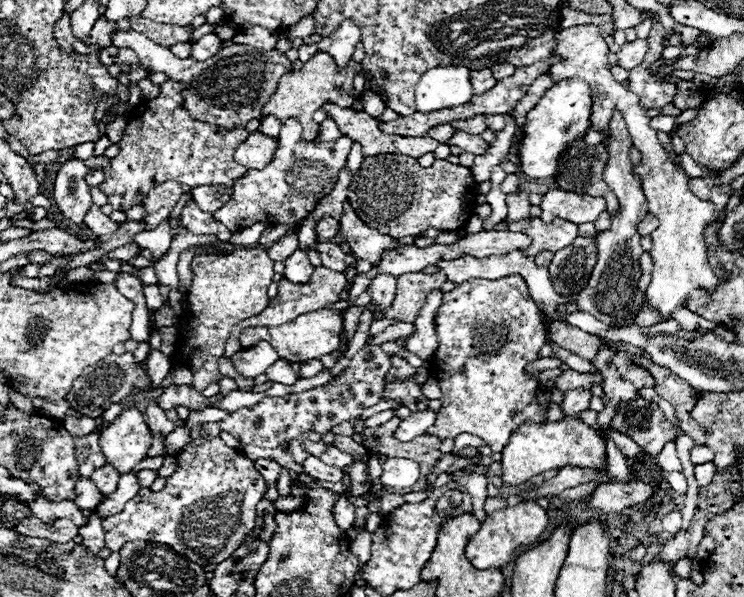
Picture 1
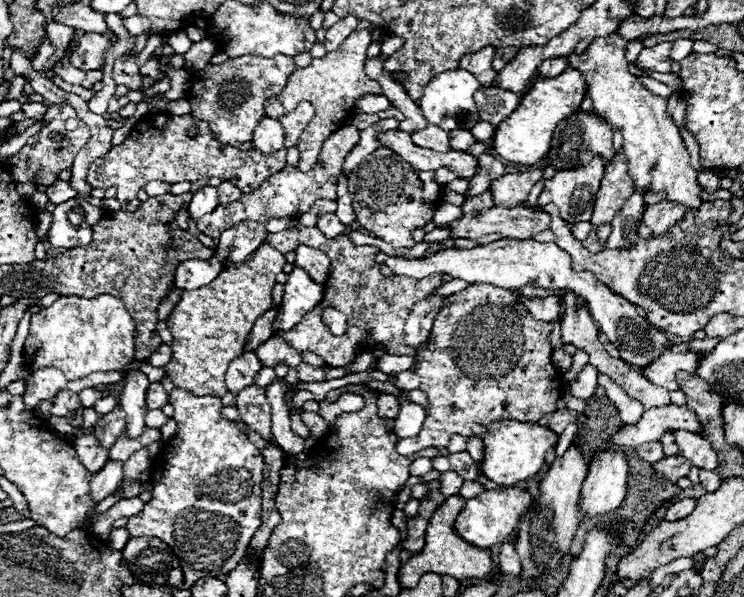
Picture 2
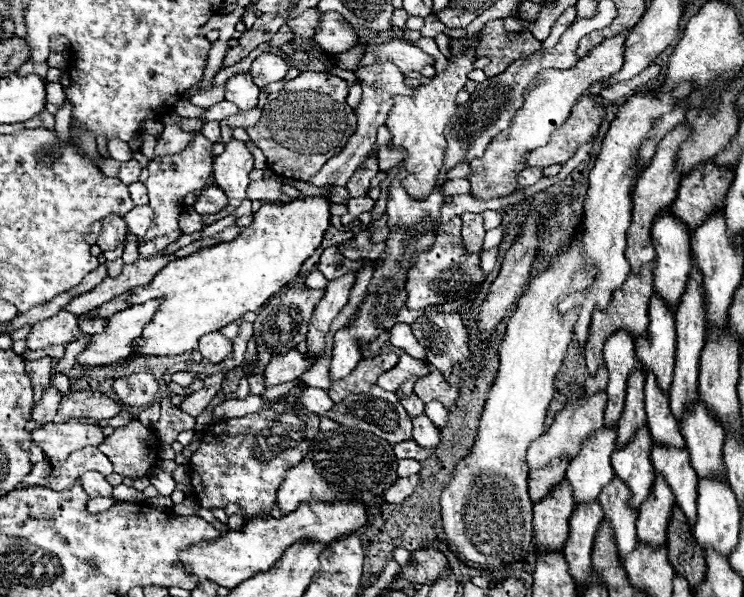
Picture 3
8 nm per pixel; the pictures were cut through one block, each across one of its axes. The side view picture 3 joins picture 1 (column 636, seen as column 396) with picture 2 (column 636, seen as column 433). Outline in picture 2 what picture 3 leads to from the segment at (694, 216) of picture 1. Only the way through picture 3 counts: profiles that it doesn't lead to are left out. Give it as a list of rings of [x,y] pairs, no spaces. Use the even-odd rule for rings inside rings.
[[[610,34],[610,36],[604,36],[604,38],[594,38],[592,44],[580,56],[570,54],[568,64],[572,68],[580,70],[580,74],[586,78],[588,96],[592,98],[592,112],[596,112],[600,118],[604,118],[604,122],[608,122],[612,126],[612,130],[618,130],[624,136],[624,154],[628,154],[632,178],[636,178],[636,192],[642,192],[642,194],[644,192],[664,192],[664,200],[682,204],[690,210],[692,208],[698,210],[700,204],[702,204],[700,194],[704,190],[698,184],[696,170],[690,166],[690,154],[688,154],[688,150],[686,150],[686,146],[680,138],[680,132],[678,132],[676,124],[666,114],[666,98],[654,96],[644,86],[634,86],[638,78],[628,72],[626,58],[624,58],[626,42],[628,40],[620,38],[618,34]]]

